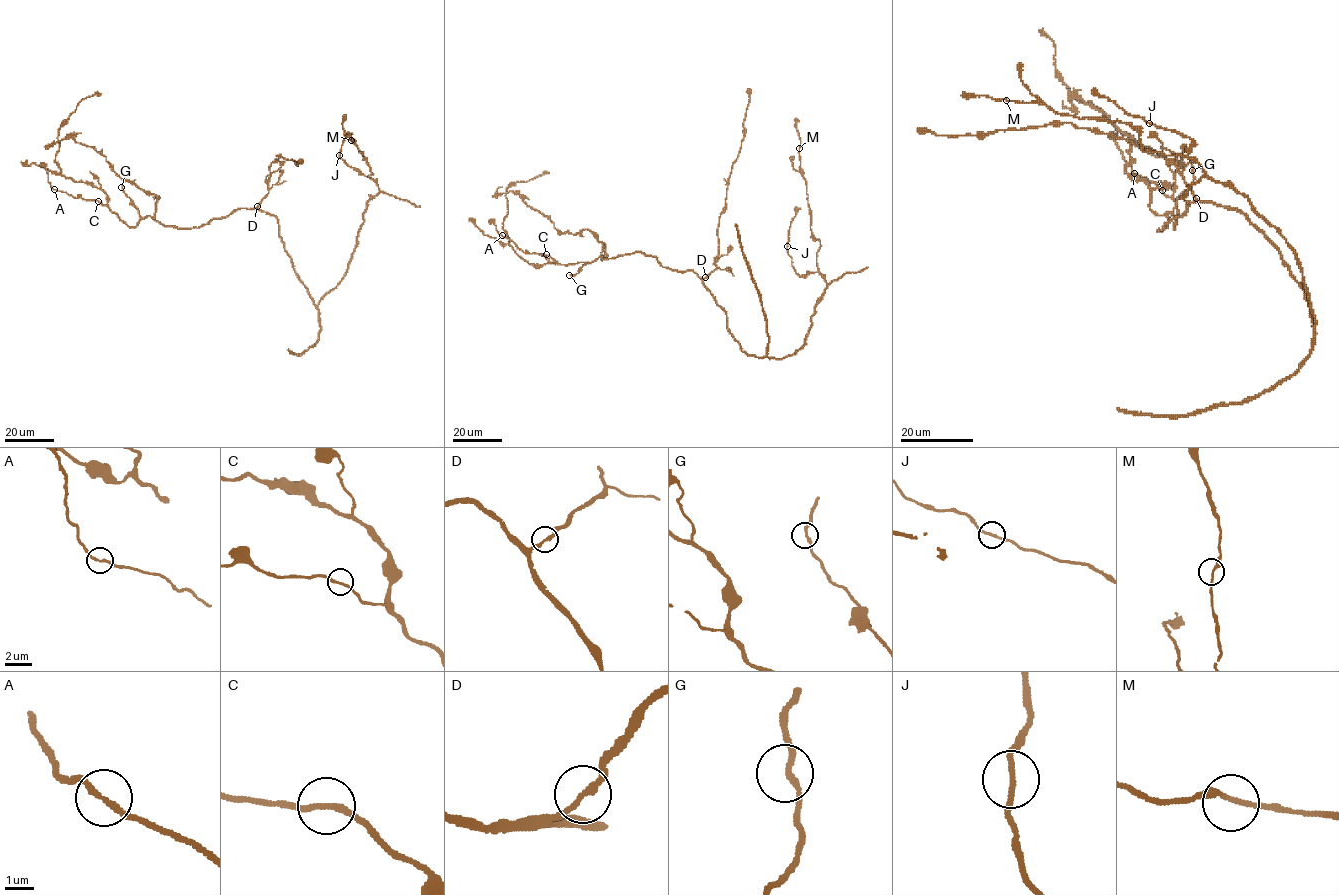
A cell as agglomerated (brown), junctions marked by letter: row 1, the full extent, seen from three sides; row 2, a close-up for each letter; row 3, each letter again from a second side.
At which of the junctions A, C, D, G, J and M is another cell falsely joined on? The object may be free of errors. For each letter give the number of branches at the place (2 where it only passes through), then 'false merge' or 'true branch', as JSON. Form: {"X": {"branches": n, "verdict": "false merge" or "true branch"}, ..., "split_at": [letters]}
{"A": {"branches": 2, "verdict": "true branch"}, "C": {"branches": 2, "verdict": "true branch"}, "D": {"branches": 2, "verdict": "true branch"}, "G": {"branches": 2, "verdict": "true branch"}, "J": {"branches": 2, "verdict": "true branch"}, "M": {"branches": 2, "verdict": "true branch"}, "split_at": []}

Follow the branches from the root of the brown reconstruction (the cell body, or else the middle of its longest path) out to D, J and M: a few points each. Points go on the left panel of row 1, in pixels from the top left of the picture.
D: (280, 235), (278, 220), (255, 209), (257, 206)
J: (280, 235), (298, 279), (316, 306), (346, 271), (367, 203), (379, 191), (373, 180), (349, 166), (339, 155)
M: (280, 235), (316, 306), (346, 271), (367, 203), (379, 191), (369, 177), (367, 161), (351, 140)

